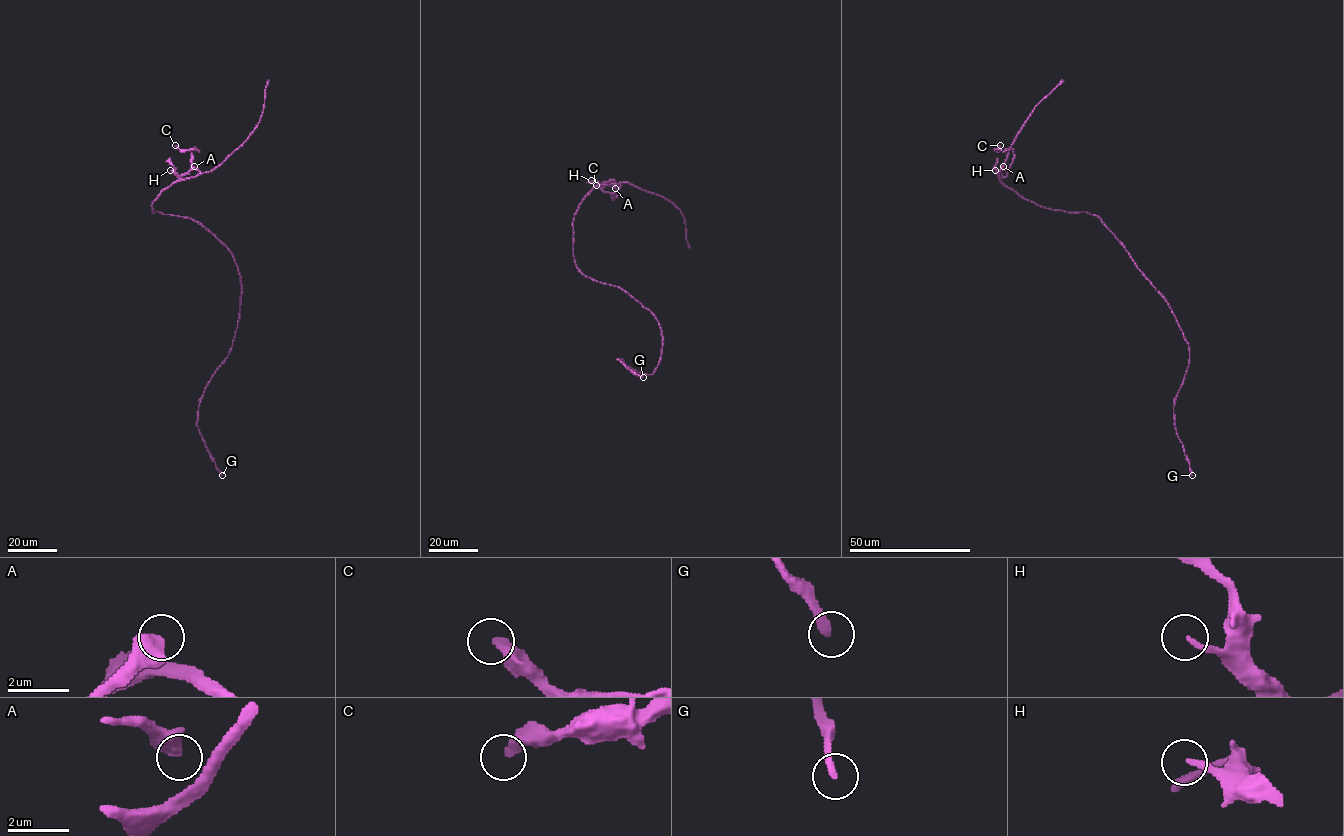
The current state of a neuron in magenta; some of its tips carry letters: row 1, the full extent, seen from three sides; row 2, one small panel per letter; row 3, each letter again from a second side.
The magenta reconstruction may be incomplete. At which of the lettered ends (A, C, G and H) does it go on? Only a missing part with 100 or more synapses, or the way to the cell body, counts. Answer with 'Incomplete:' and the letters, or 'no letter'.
Incomplete: no letter

